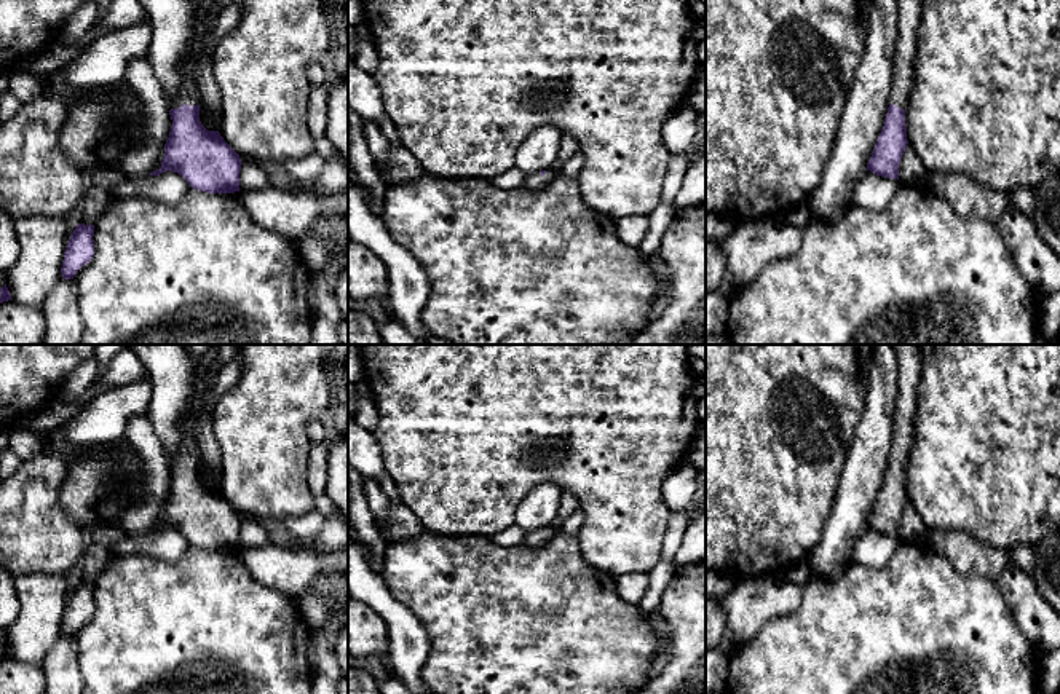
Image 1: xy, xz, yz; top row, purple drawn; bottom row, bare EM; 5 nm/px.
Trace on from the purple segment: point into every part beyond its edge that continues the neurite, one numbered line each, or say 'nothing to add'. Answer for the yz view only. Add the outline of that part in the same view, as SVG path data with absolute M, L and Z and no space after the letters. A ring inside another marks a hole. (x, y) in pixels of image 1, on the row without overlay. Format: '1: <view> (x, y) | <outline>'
1: yz (909, 358) | M894 345L894 348L897 353L900 375L894 420L894 440L889 461L905 467L913 440L921 356L920 345Z

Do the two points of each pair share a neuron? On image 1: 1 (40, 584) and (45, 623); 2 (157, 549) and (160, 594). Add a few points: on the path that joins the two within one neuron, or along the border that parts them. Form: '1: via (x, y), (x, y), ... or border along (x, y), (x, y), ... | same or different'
1: via (40, 594), (42, 613) | same
2: border along (192, 546), (174, 562), (144, 555), (118, 557) | different

